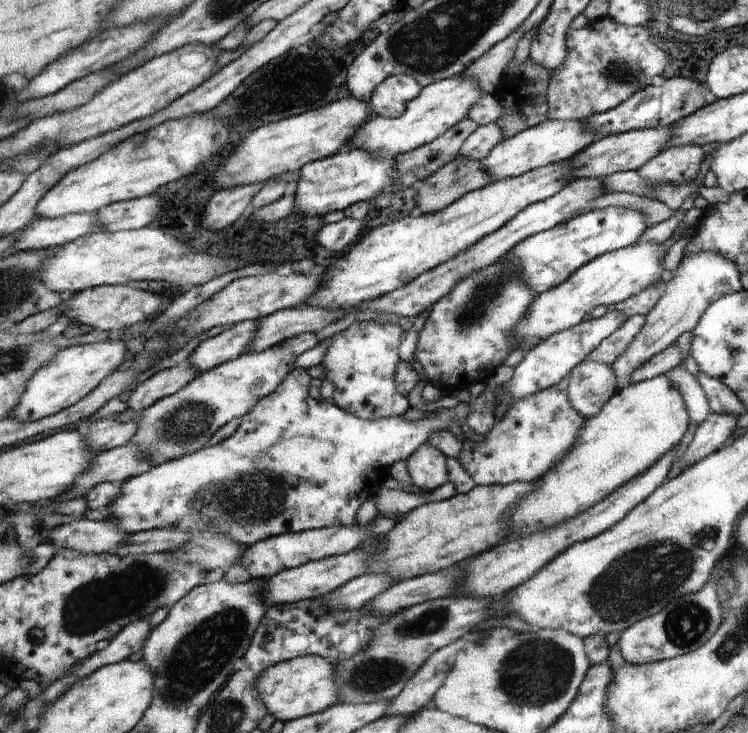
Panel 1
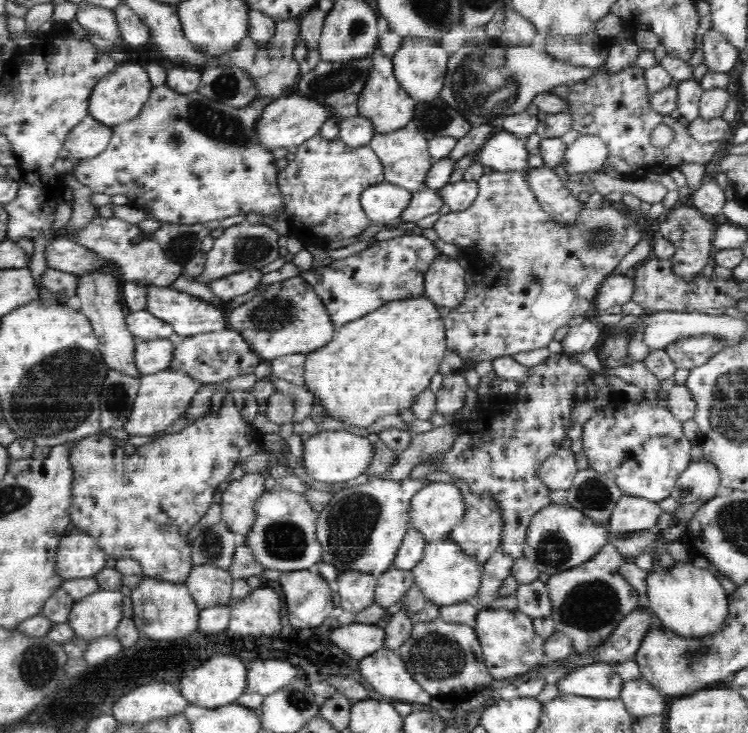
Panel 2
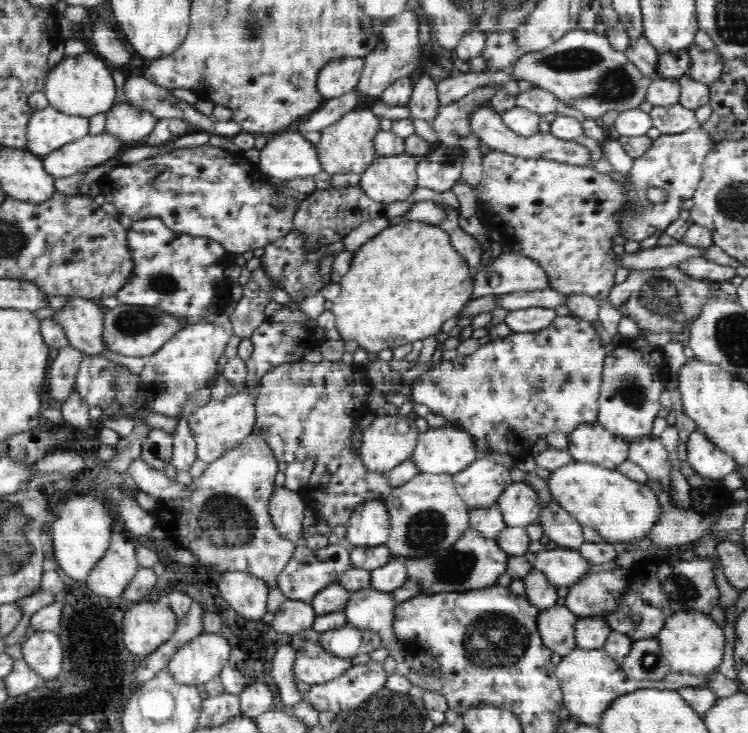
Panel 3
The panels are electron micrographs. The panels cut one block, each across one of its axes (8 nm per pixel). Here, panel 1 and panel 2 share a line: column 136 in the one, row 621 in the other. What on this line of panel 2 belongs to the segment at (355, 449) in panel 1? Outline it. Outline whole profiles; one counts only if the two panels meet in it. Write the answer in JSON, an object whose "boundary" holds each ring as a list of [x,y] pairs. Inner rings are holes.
{"boundary":[[[490,609],[479,611],[476,617],[475,631],[477,632],[487,671],[496,681],[514,682],[524,678],[525,674],[536,667],[548,664],[545,656],[545,640],[540,638],[533,627],[533,618],[527,617],[520,611]]]}

